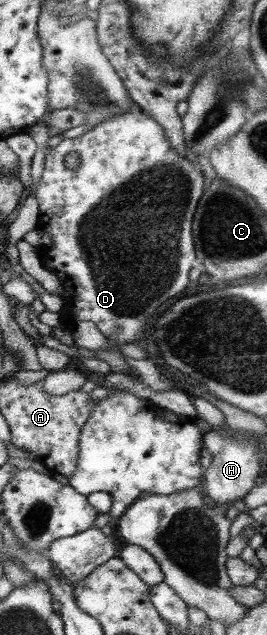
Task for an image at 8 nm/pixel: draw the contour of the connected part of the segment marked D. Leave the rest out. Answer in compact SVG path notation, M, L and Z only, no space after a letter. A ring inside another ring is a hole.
M131 109L121 115L116 115L111 119L100 121L95 128L75 137L75 139L64 139L51 150L47 151L45 157L45 169L41 179L36 185L35 198L39 207L39 223L37 229L49 233L52 242L43 250L37 250L40 256L40 263L52 275L56 276L62 285L62 290L58 296L63 299L65 306L62 307L63 324L69 327L67 321L93 321L99 331L112 343L119 345L123 343L137 343L143 337L145 325L159 315L158 309L167 306L165 301L171 297L177 297L189 283L187 275L191 271L191 265L195 265L195 247L193 247L193 237L191 237L191 219L193 219L199 199L203 196L203 174L189 163L186 157L179 156L173 152L163 128L147 113L141 109ZM69 153L77 153L81 160L81 165L76 169L67 169L64 165L64 158Z

